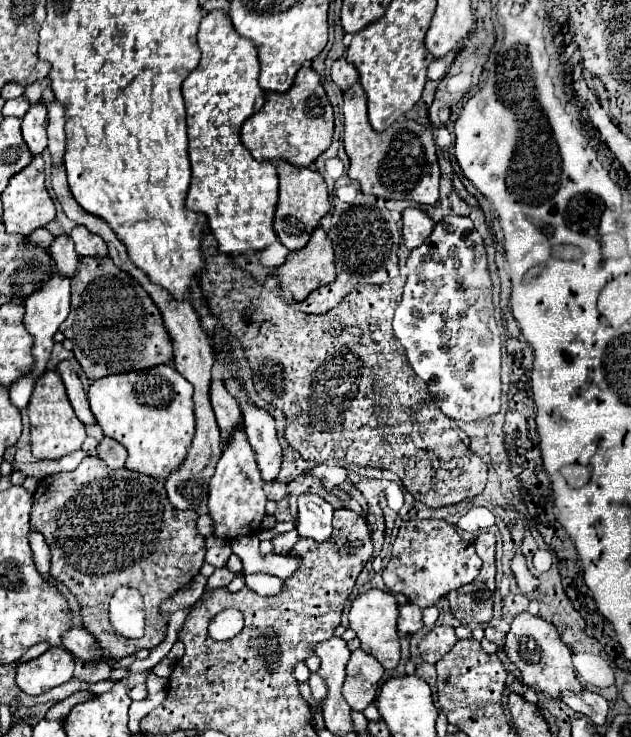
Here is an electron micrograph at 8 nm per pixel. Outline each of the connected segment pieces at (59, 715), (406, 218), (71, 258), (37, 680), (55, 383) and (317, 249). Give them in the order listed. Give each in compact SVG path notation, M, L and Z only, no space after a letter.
M75 692L75 694L71 694L69 698L57 702L55 706L51 706L51 710L47 712L47 718L49 718L49 720L63 720L77 702L85 702L85 700L89 700L91 696L93 696L91 692Z
M407 208L403 212L403 240L405 240L405 246L409 250L421 246L421 242L425 242L425 238L433 232L433 226L435 222L421 210L417 208Z
M67 234L57 236L57 238L53 240L53 244L49 246L49 254L51 254L53 262L55 262L55 268L57 268L61 274L73 278L73 274L75 274L75 270L77 270L77 266L79 266L79 258L77 258L77 252L75 252L75 248L73 248L71 236L67 236Z
M63 646L49 648L35 660L23 662L16 671L16 684L25 694L39 696L73 678L73 656Z
M49 370L37 378L27 411L31 427L31 450L33 450L35 458L39 458L39 460L61 460L63 456L81 448L81 444L87 436L85 426L73 414L73 408L69 404L67 394L65 394L65 386L63 386L61 376L57 372Z
M319 226L319 228L313 232L313 238L309 240L309 244L307 244L303 250L289 252L287 262L277 270L275 276L277 276L277 280L279 280L279 286L281 286L287 294L291 294L297 302L305 300L313 290L335 282L335 276L337 276L337 272L335 272L335 252L333 252L331 240L329 240L329 236L325 234L325 230Z

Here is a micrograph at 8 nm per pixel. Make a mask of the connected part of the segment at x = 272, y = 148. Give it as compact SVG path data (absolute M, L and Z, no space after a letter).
M309 64L299 70L293 86L285 94L267 92L265 106L247 118L241 130L241 142L255 160L285 160L299 168L311 166L331 146L331 138L333 108L317 72Z

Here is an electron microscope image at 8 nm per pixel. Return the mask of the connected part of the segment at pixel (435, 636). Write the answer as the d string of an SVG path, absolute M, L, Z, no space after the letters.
M435 626L421 642L419 642L419 652L423 662L435 664L439 658L443 658L453 644L457 642L455 628L453 626Z

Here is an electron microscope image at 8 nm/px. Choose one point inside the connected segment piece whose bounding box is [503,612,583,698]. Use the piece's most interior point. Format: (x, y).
(533, 644)

